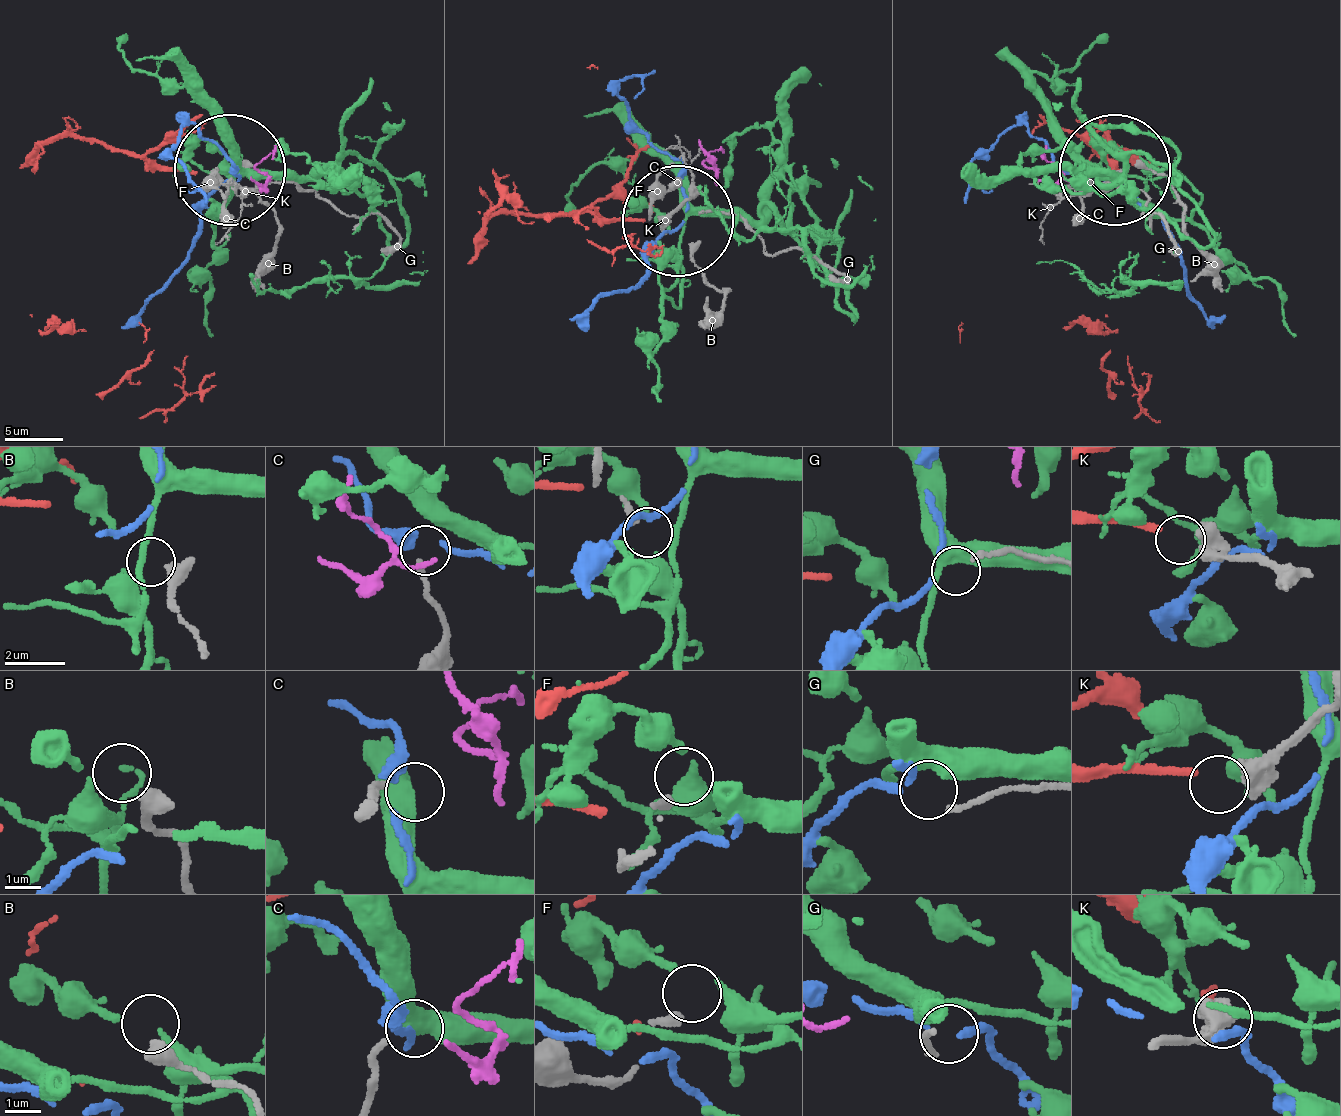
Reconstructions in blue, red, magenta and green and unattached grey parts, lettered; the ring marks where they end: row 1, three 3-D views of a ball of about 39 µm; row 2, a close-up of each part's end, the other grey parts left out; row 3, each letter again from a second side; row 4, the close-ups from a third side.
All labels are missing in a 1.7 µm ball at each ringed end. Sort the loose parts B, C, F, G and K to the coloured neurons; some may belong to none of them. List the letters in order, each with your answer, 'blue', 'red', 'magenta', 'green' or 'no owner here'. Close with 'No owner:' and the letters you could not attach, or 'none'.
B: no owner here
C: no owner here
F: green
G: blue
K: red
No owner: B, C

